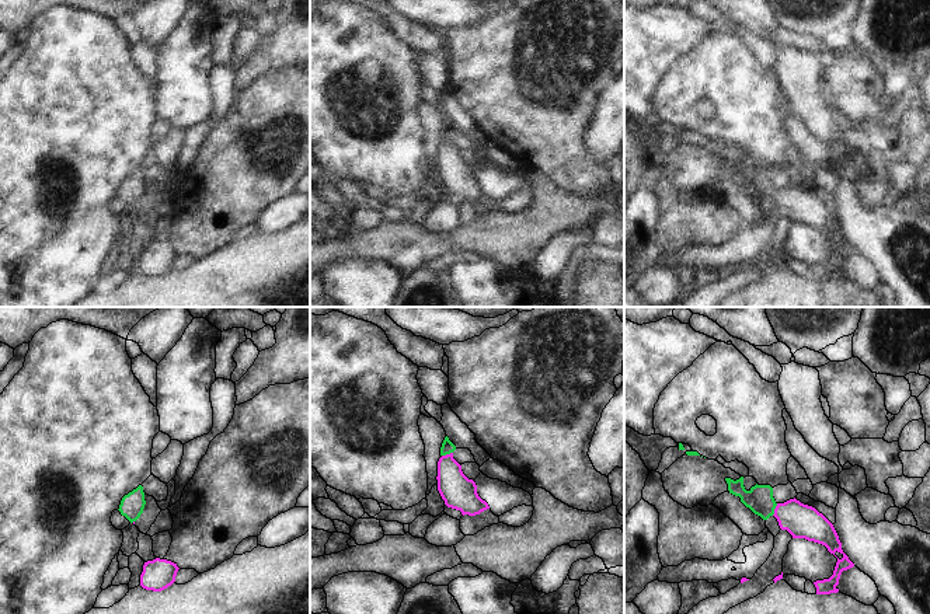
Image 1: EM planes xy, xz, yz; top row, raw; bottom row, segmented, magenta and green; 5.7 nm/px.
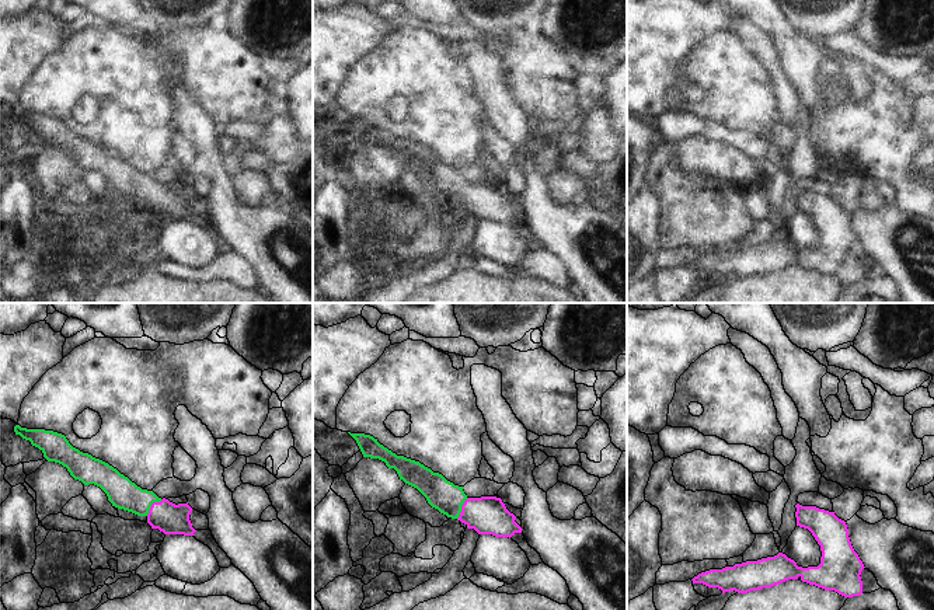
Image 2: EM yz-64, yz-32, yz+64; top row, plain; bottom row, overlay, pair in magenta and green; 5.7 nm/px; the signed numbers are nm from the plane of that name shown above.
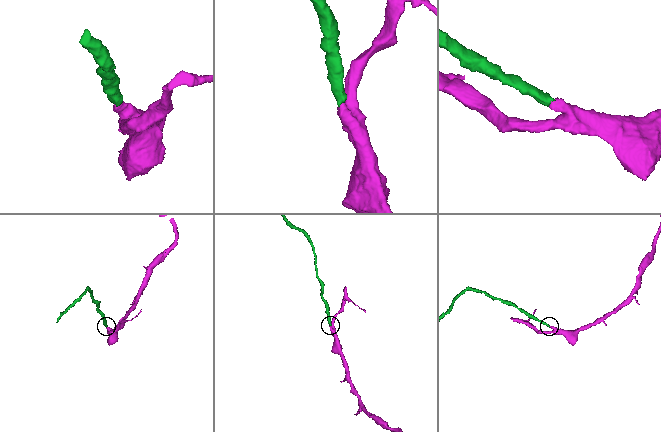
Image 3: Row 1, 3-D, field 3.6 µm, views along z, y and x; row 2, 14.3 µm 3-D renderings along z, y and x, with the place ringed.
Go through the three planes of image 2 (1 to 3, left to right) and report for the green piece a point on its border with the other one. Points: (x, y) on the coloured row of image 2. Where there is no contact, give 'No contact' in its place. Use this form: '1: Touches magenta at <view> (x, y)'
1: Touches magenta at yz-64 (152, 505)
2: Touches magenta at yz-32 (462, 508)
3: No contact

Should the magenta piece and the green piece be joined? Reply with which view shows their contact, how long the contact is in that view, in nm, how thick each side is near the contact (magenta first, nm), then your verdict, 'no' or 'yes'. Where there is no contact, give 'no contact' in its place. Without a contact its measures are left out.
meets magenta in yz; contact 80 nm long; 190 nm thick on the magenta side, 160 nm on the other; yes

